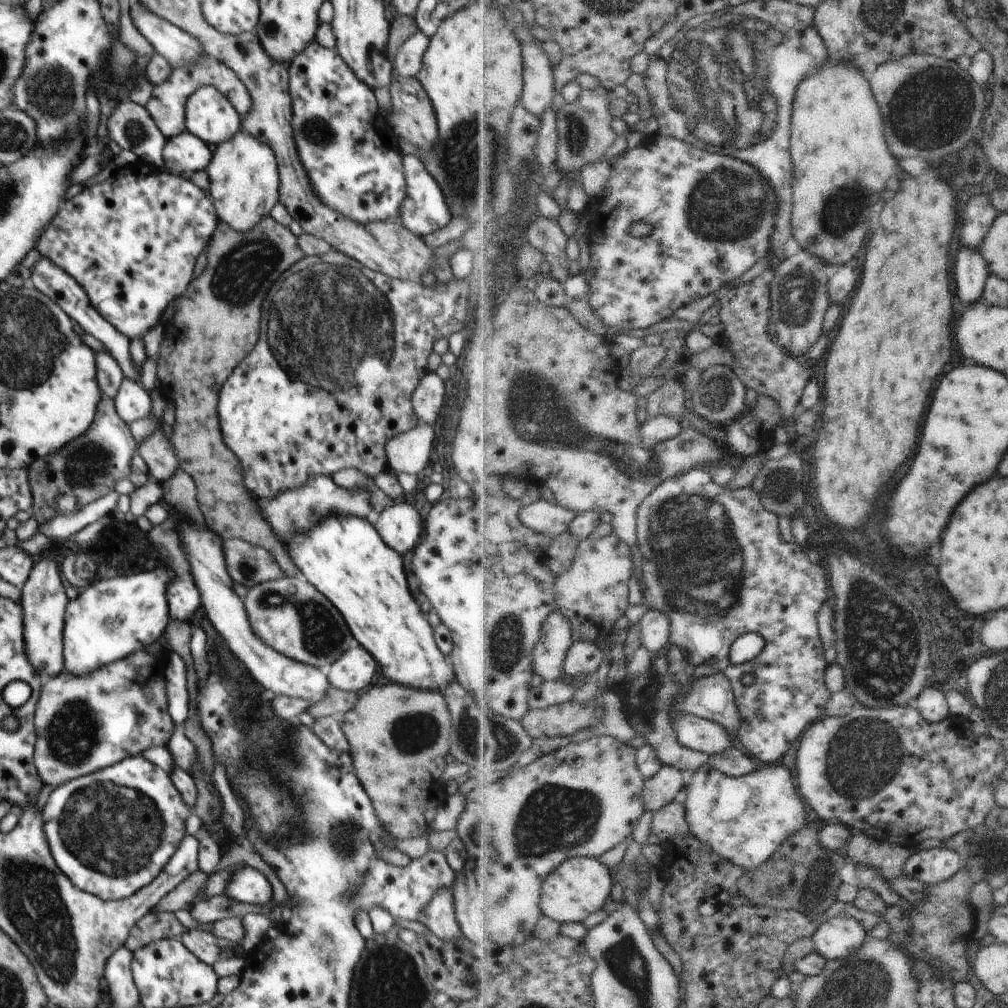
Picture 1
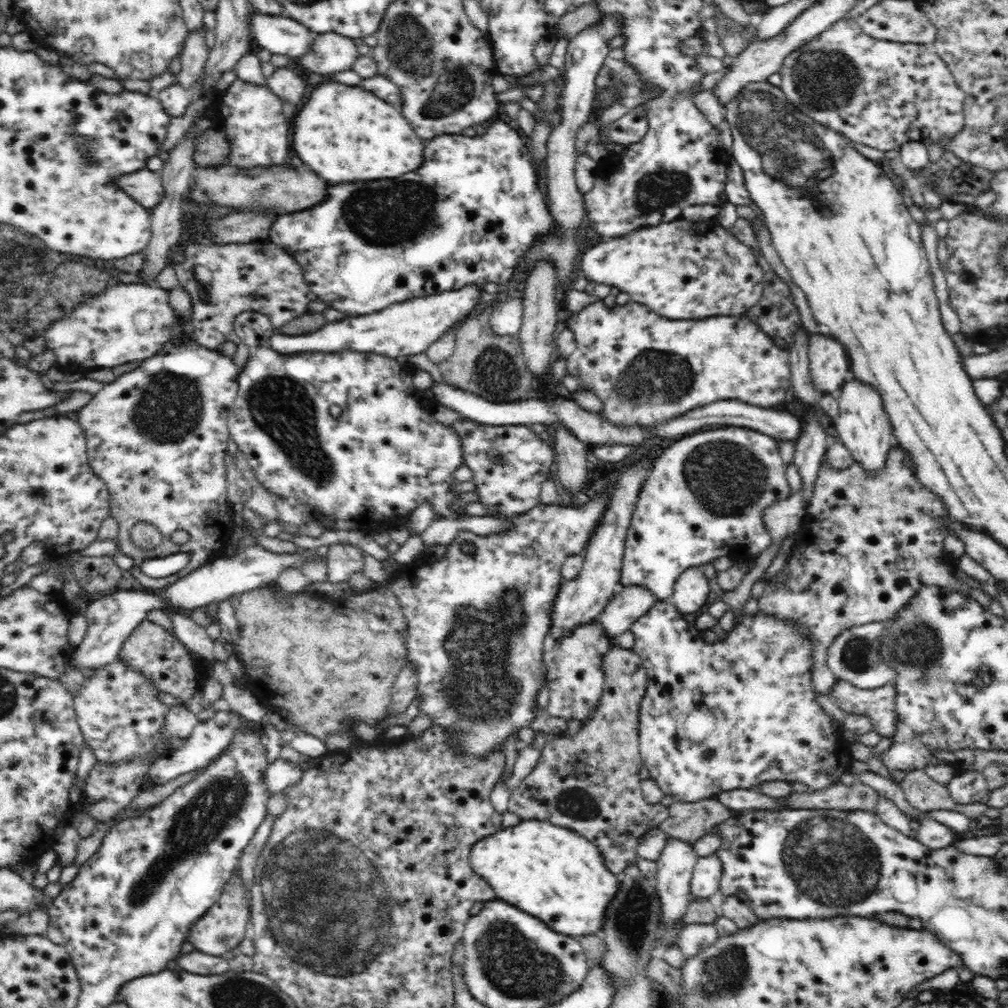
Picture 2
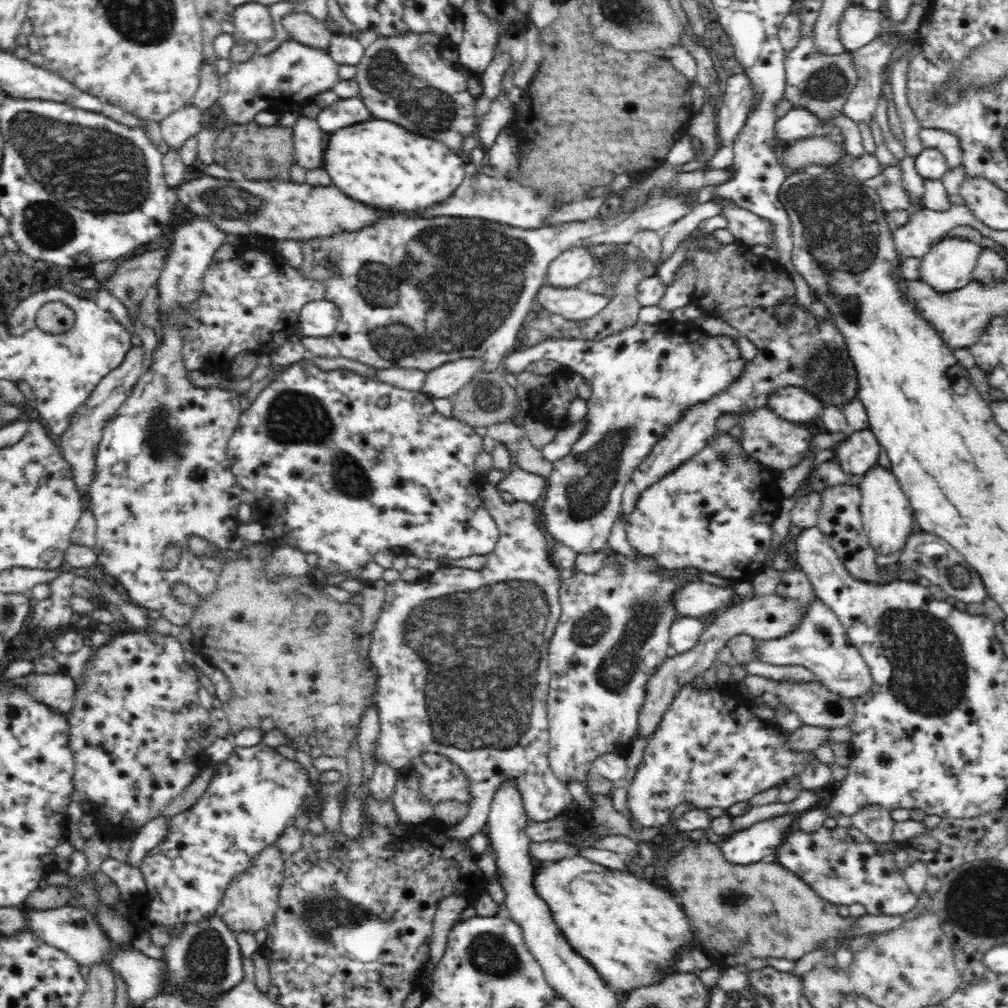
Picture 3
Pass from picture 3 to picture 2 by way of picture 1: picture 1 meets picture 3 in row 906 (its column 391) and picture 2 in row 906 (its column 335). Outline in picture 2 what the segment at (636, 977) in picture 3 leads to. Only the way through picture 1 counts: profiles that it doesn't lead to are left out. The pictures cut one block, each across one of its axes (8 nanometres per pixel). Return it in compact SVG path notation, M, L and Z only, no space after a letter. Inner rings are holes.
M523 820L518 825L500 829L497 833L477 840L469 852L472 870L490 884L496 898L506 901L522 912L540 918L552 930L568 936L597 934L604 912L620 888L617 875L604 866L599 848L573 830L544 820Z

